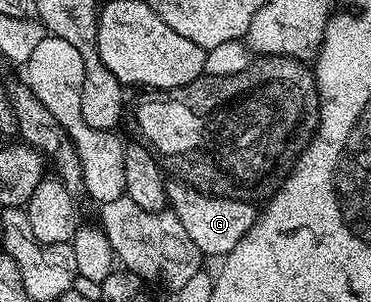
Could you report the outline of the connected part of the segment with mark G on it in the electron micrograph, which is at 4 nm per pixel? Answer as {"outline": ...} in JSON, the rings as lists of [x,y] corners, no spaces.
{"outline":[[[182,181],[166,184],[166,202],[170,210],[175,212],[178,221],[185,225],[189,238],[197,245],[205,257],[219,255],[225,257],[253,229],[257,218],[257,207],[253,203],[242,203],[236,199],[217,199],[213,195],[204,195],[195,187]]]}

